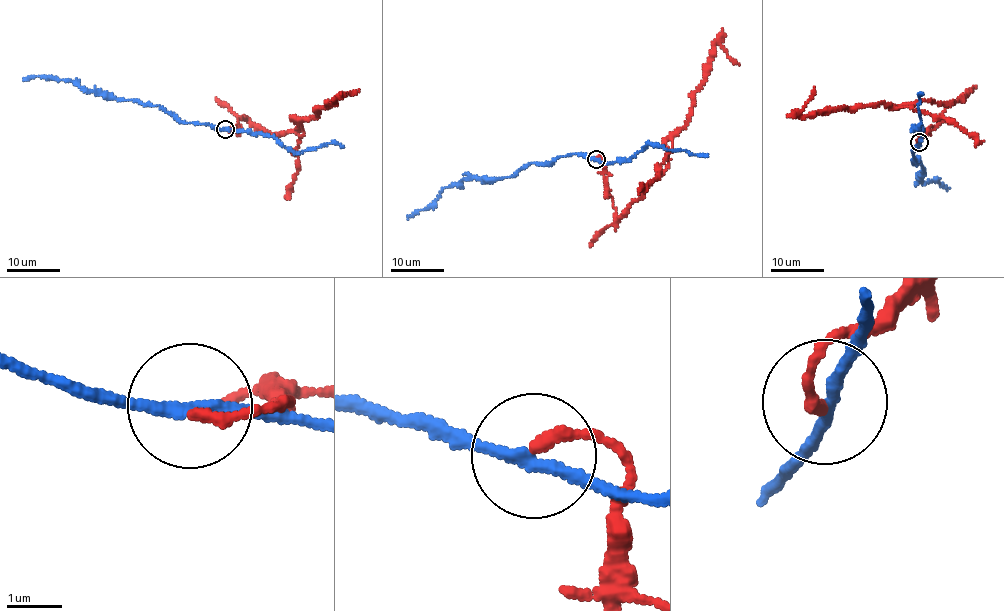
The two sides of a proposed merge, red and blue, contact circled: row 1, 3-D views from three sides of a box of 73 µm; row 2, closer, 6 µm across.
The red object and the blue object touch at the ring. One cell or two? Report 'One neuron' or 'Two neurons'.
Two neurons

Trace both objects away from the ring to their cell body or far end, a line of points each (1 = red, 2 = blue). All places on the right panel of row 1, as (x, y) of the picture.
1: (919, 142), (943, 111), (963, 96), (938, 104), (931, 99), (898, 107), (888, 103), (803, 116), (815, 87)
2: (919, 142), (913, 151), (919, 158), (912, 162), (920, 164), (924, 175), (918, 180), (937, 180), (949, 189)

